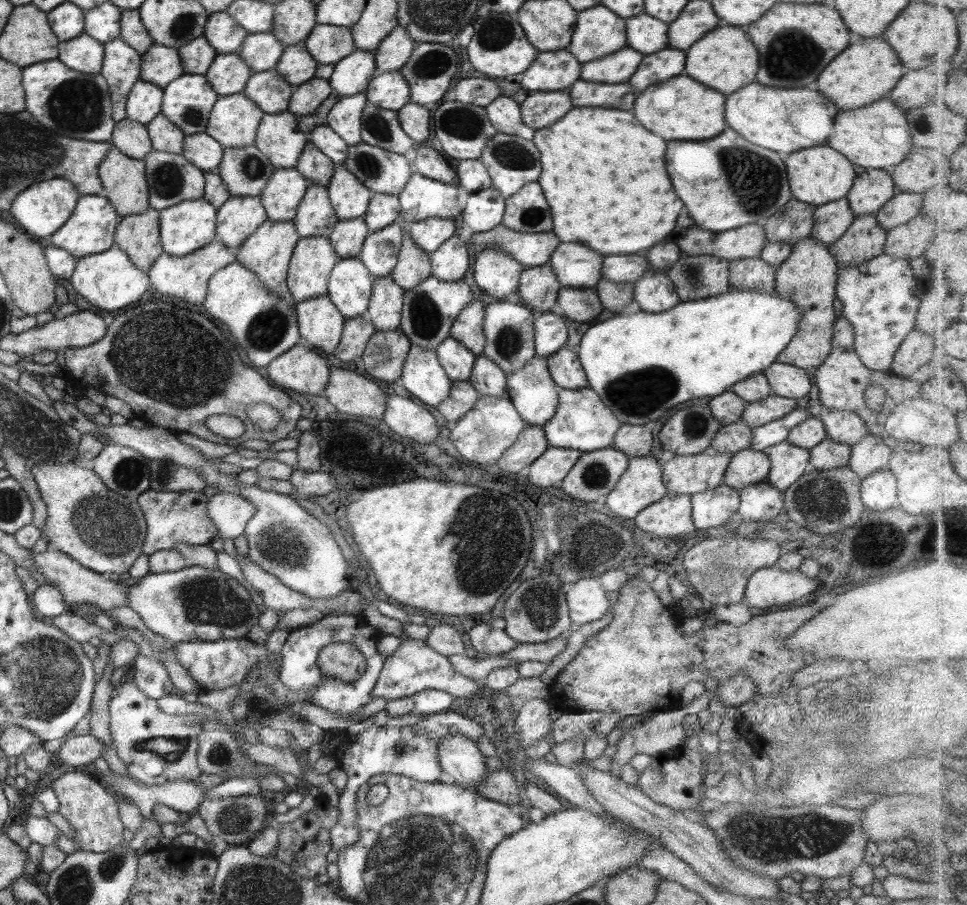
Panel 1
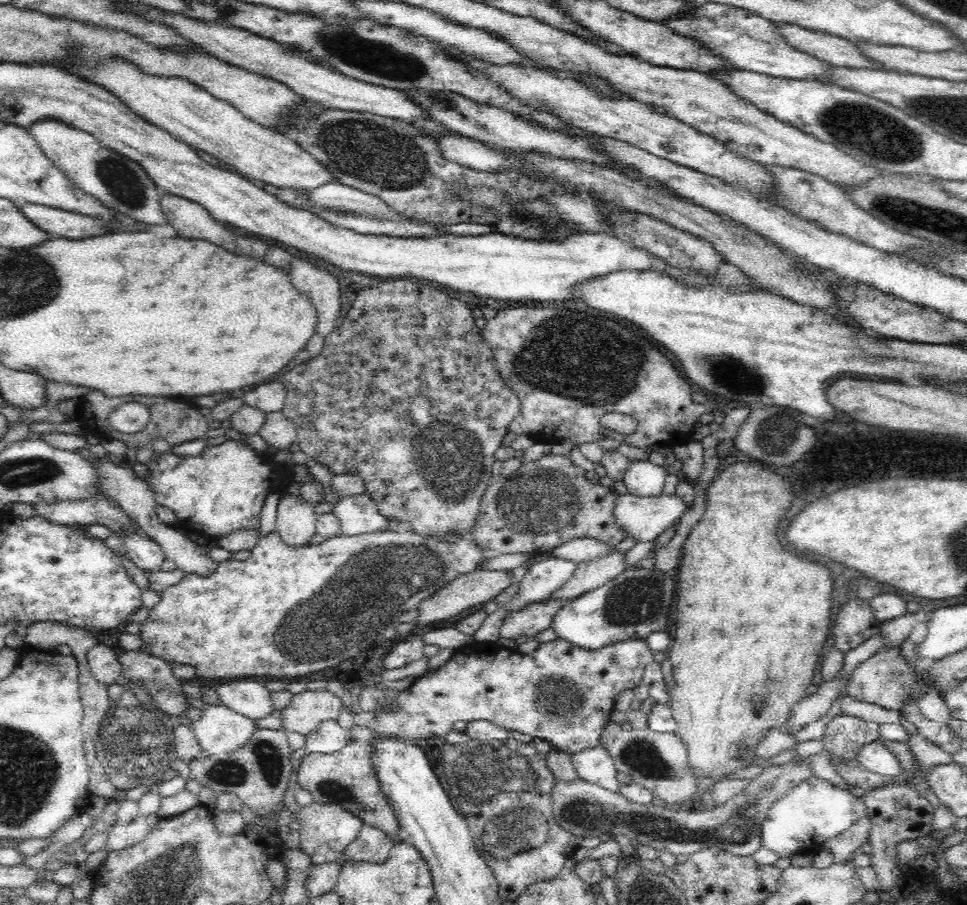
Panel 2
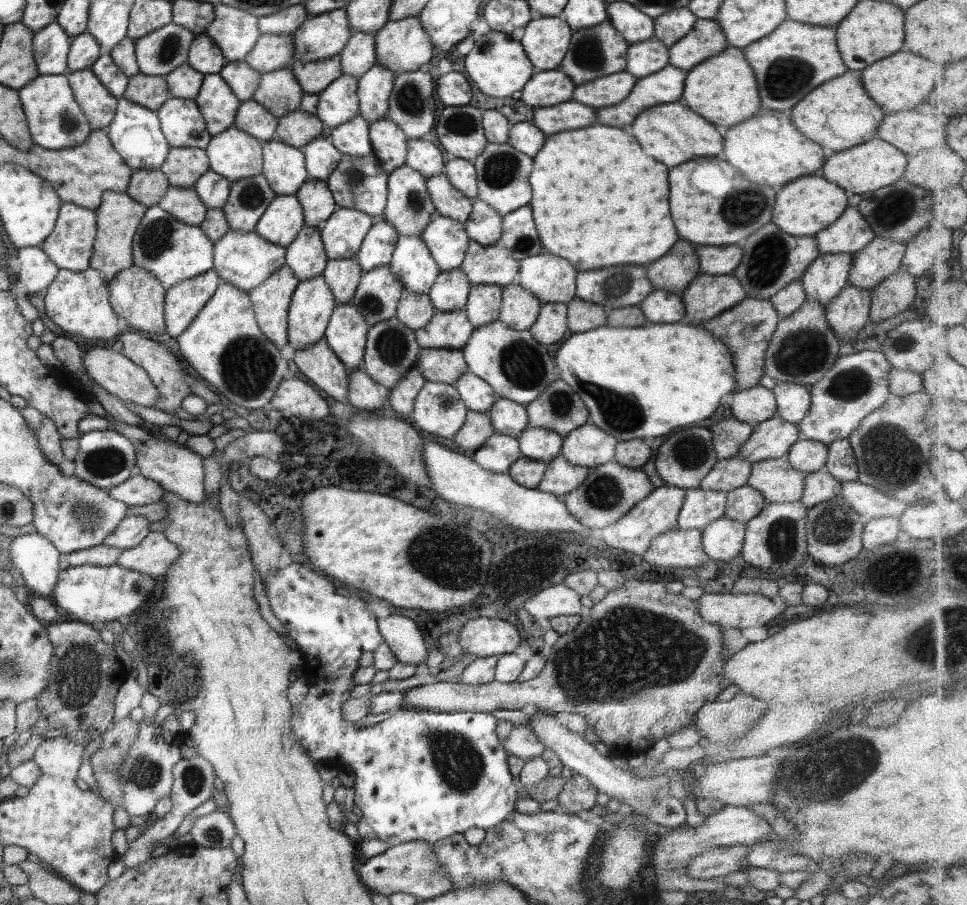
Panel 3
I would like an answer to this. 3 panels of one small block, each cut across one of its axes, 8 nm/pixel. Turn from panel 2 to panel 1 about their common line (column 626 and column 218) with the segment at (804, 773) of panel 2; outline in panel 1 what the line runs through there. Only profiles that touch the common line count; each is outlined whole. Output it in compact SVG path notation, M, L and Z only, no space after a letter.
M239 795L213 800L205 798L195 808L195 813L199 814L211 835L221 838L230 846L245 846L264 829L263 819L269 807L269 802L257 795Z

